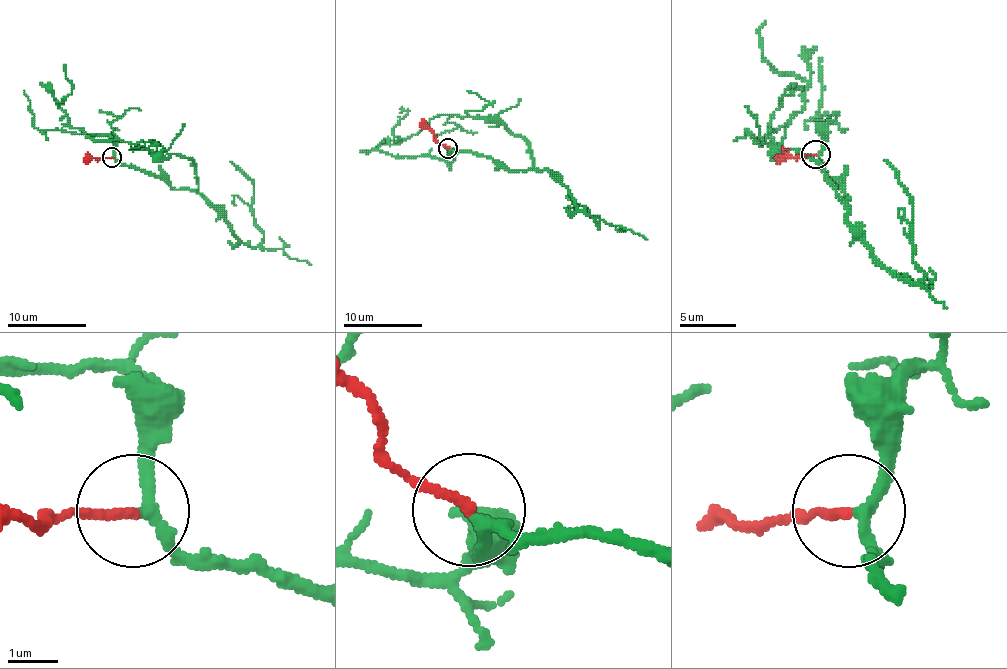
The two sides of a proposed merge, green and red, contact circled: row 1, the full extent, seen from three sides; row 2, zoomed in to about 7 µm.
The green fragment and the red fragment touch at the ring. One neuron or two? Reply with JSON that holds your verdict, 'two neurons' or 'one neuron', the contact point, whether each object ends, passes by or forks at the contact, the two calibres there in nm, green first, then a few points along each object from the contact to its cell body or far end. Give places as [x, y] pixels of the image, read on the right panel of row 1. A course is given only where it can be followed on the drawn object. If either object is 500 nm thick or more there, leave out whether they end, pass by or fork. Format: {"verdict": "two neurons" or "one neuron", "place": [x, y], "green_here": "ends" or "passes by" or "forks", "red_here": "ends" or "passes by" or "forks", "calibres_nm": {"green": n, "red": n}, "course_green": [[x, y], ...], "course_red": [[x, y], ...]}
{"verdict": "one neuron", "place": [815, 154], "green_here": "passes by", "red_here": "ends", "calibres_nm": {"green": 200, "red": 190}, "course_green": [[816, 155], [847, 200], [816, 163], [779, 152], [768, 129], [805, 106], [805, 81], [762, 55], [765, 21]], "course_red": [[816, 155], [774, 157]]}

